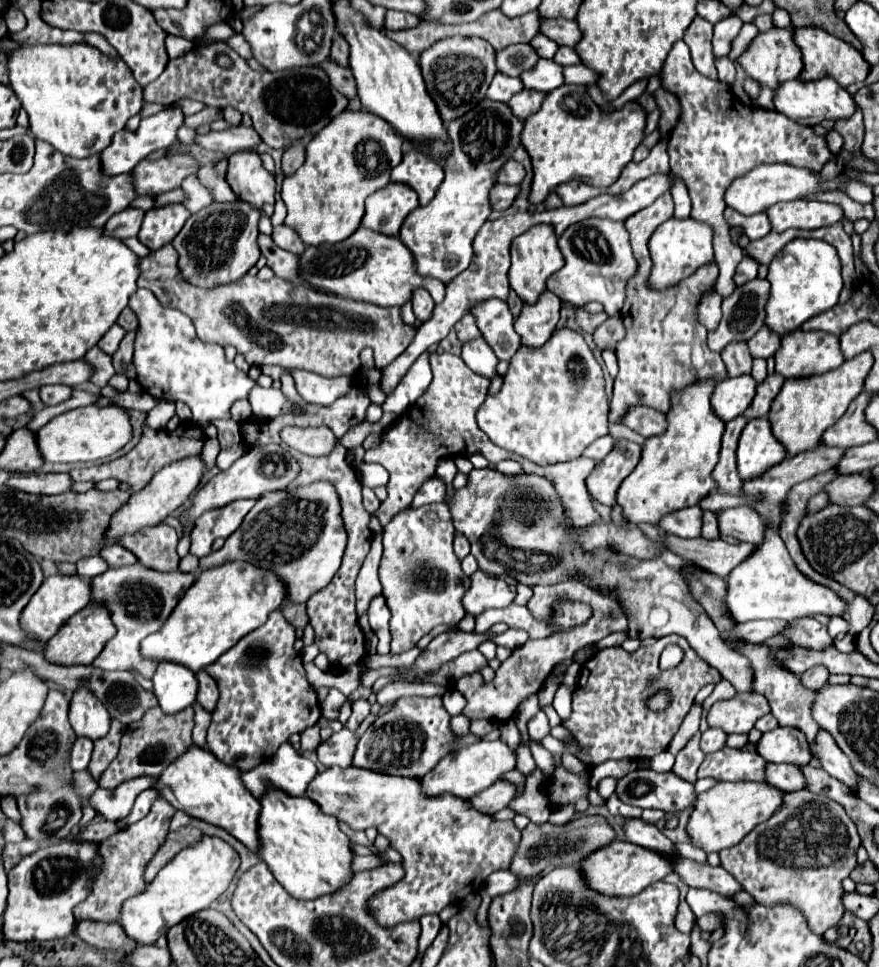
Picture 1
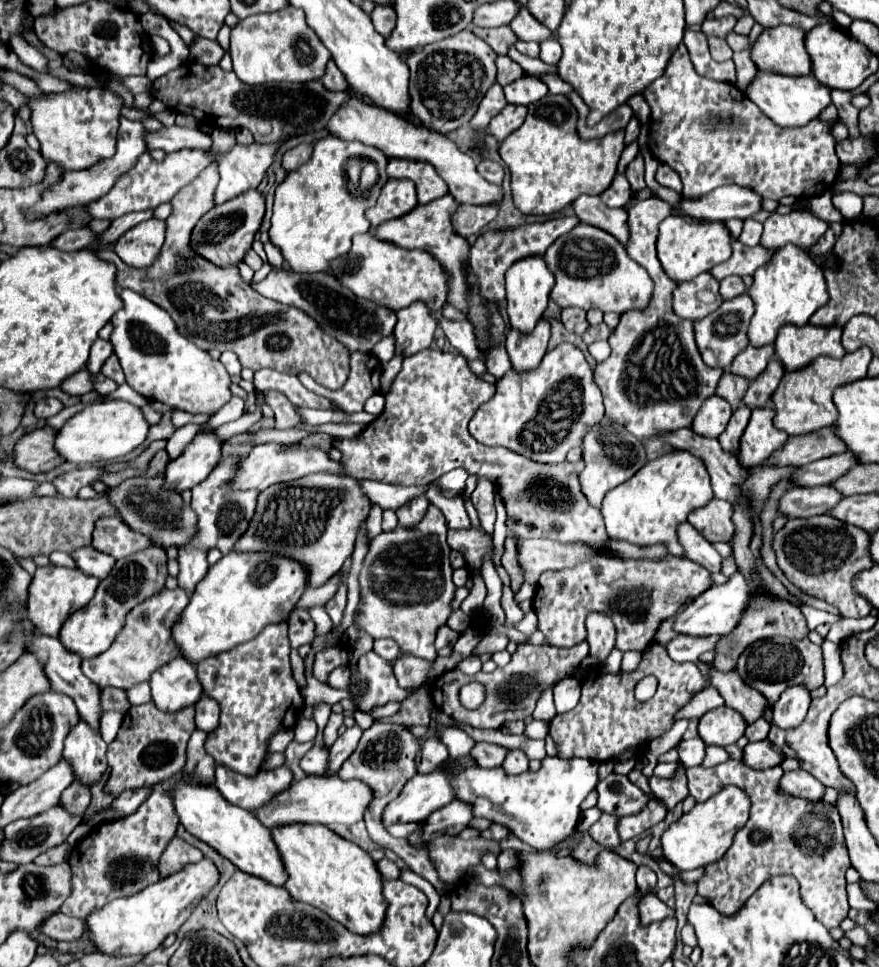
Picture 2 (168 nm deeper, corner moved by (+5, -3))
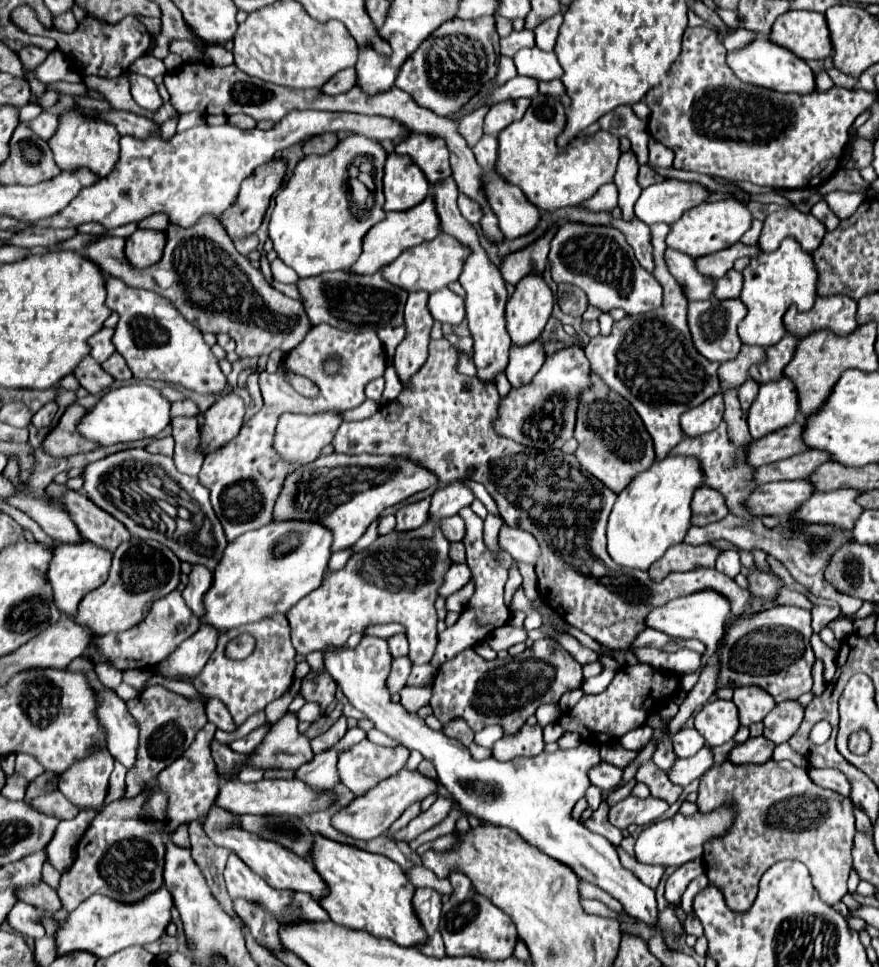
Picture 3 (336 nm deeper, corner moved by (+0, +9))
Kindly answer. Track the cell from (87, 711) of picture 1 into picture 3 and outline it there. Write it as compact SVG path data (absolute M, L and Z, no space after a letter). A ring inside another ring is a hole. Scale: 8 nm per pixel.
M95 750L91 756L75 762L59 778L59 792L75 804L79 810L97 810L105 806L105 796L109 788L109 774L113 770L113 758L107 750Z

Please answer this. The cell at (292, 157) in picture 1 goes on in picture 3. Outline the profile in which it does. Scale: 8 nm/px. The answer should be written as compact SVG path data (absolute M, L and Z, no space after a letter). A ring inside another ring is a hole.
M319 134L319 136L313 136L309 138L305 144L303 144L303 152L305 154L327 154L331 152L331 148L335 148L335 144L339 142L337 134Z

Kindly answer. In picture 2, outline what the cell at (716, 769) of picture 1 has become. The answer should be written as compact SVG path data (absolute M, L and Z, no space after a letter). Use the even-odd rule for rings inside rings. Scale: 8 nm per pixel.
M726 760L718 766L704 768L694 766L686 770L690 796L696 802L704 802L714 796L722 786L734 784L742 788L750 800L750 820L734 836L730 850L714 864L706 866L706 874L698 880L698 894L710 898L710 904L718 912L730 916L770 878L774 876L794 876L800 884L802 902L814 912L816 920L826 928L836 928L848 916L846 898L846 870L850 868L850 858L846 852L846 842L842 834L842 824L834 804L824 800L808 802L792 798L782 792L778 780L782 768L774 766L770 770L754 770L742 760Z

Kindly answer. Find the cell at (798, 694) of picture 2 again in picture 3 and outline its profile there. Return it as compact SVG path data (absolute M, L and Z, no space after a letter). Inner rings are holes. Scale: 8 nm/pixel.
M795 700L781 702L765 716L763 736L771 740L775 746L779 746L799 730L801 720L803 720L803 708Z

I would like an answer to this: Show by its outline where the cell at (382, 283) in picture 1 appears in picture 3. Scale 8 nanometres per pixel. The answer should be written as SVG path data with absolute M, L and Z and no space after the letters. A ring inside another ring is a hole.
M439 232L439 236L431 242L423 242L415 248L405 250L395 262L391 262L389 266L385 266L381 270L383 278L407 292L413 290L425 290L425 292L435 292L445 288L449 282L455 282L459 278L459 274L463 272L463 264L467 260L471 252L467 252L467 248L463 248L463 244L459 244L459 240L455 240L453 236L447 236L445 232Z

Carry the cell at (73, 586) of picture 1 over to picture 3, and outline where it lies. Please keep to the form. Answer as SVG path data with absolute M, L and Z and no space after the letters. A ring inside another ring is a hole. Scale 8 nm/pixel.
M77 542L77 544L63 544L55 550L53 560L49 564L49 582L53 586L53 594L55 594L55 604L59 606L61 612L75 616L77 614L77 606L83 600L85 594L89 594L91 590L99 588L107 576L109 576L109 568L111 568L111 552L105 548L99 548L91 542Z

